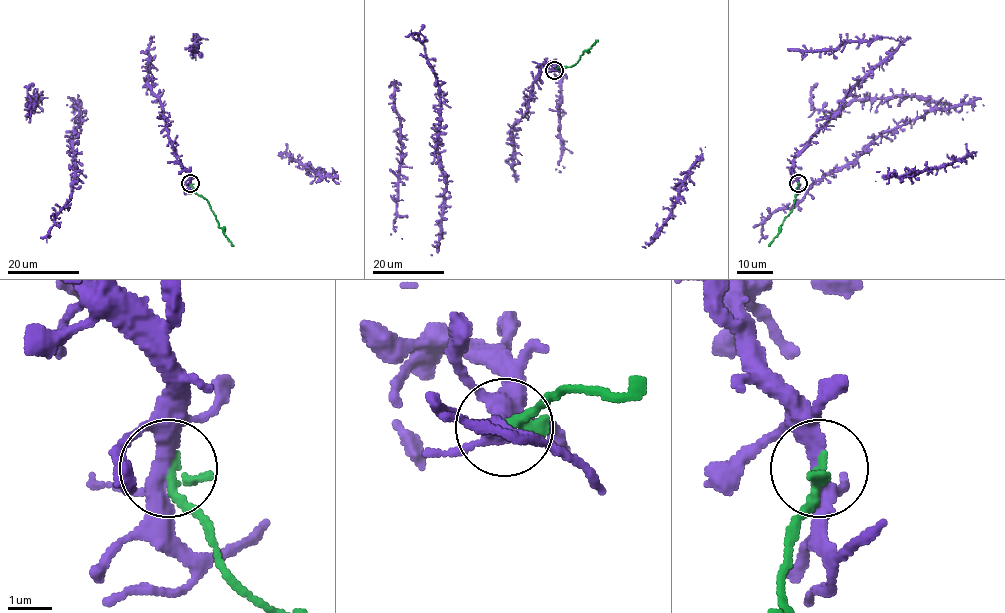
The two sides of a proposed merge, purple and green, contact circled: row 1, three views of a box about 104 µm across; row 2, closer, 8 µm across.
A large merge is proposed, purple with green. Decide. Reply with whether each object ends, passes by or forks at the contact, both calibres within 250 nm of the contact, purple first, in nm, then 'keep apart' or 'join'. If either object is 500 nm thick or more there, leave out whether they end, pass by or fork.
purple forks there; green ends there; 340 nm thick on the purple side, 260 nm on the other; keep apart

